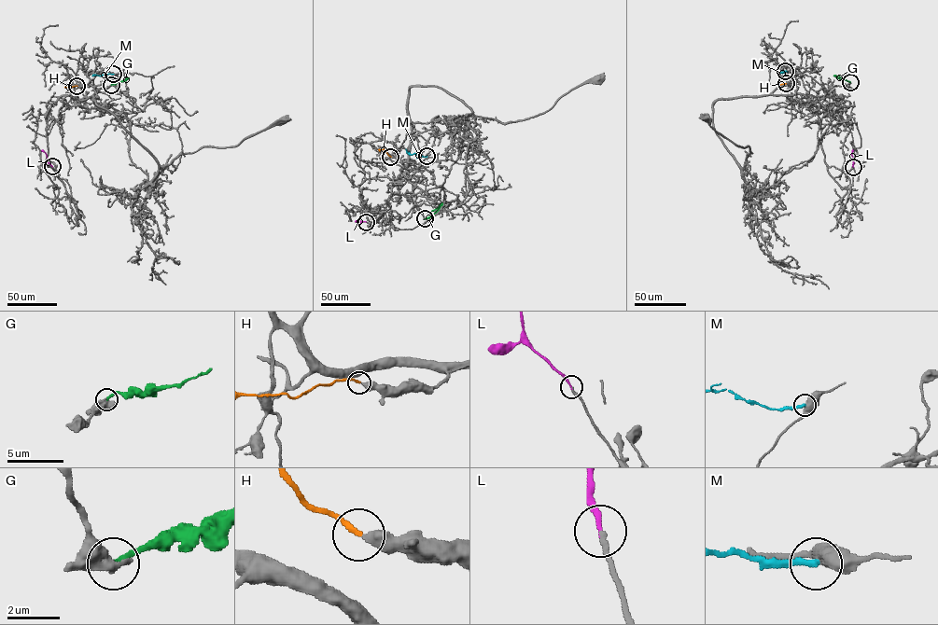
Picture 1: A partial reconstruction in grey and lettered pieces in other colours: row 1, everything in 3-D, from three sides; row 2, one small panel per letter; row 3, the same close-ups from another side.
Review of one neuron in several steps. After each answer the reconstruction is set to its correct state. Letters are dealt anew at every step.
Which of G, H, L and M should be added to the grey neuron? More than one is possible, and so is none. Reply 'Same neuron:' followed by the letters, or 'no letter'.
Same neuron: H, L

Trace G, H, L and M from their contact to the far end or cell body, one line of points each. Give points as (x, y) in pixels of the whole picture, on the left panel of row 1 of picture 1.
G: (111, 84), (126, 78), (113, 84)
H: (77, 86), (66, 88)
L: (52, 166), (41, 150)
M: (113, 74), (92, 76)

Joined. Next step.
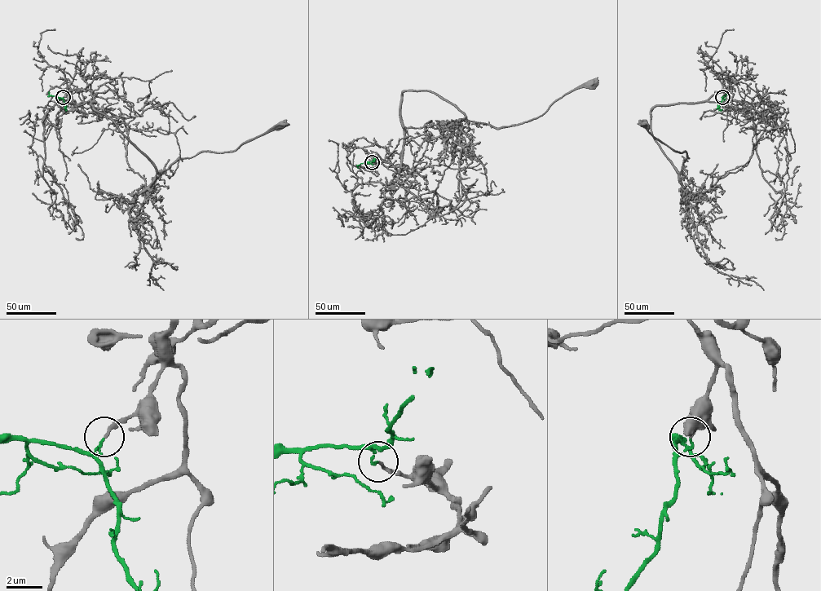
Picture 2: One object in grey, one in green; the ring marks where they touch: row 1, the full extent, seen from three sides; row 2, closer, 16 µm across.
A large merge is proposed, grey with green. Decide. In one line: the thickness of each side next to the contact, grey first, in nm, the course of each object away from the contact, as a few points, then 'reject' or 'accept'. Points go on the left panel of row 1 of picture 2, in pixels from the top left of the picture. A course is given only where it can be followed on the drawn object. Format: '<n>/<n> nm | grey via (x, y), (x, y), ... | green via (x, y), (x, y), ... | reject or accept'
160/110 nm | grey via (63, 97), (67, 86), (92, 91), (92, 107), (111, 119), (158, 172), (202, 152), (233, 152), (283, 124) | green via (63, 97), (49, 95), (49, 91) | reject

